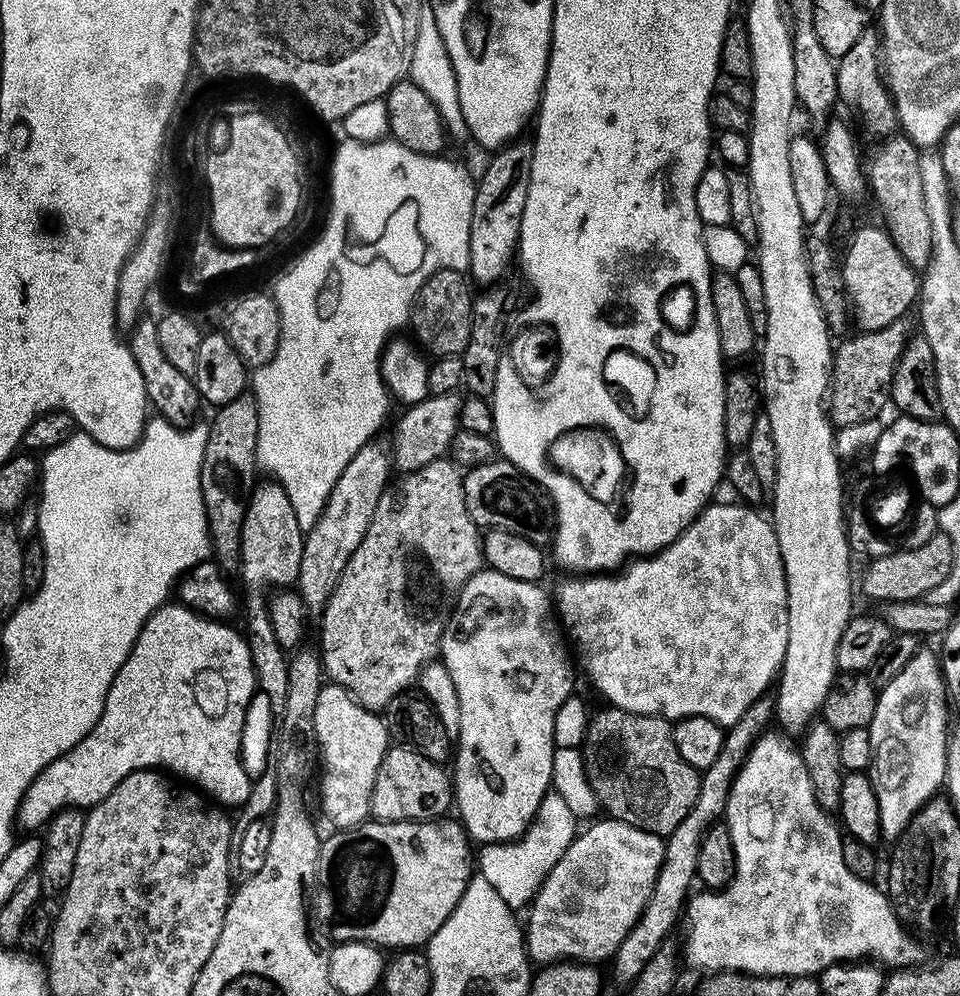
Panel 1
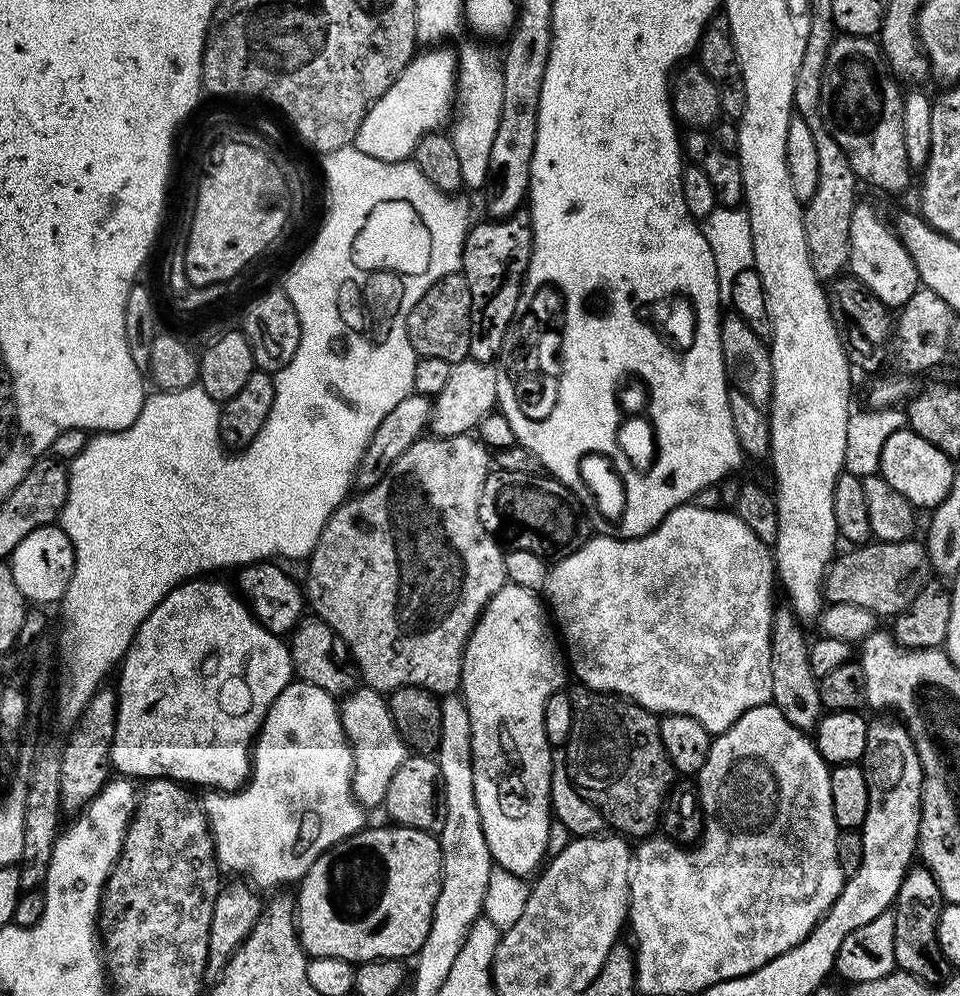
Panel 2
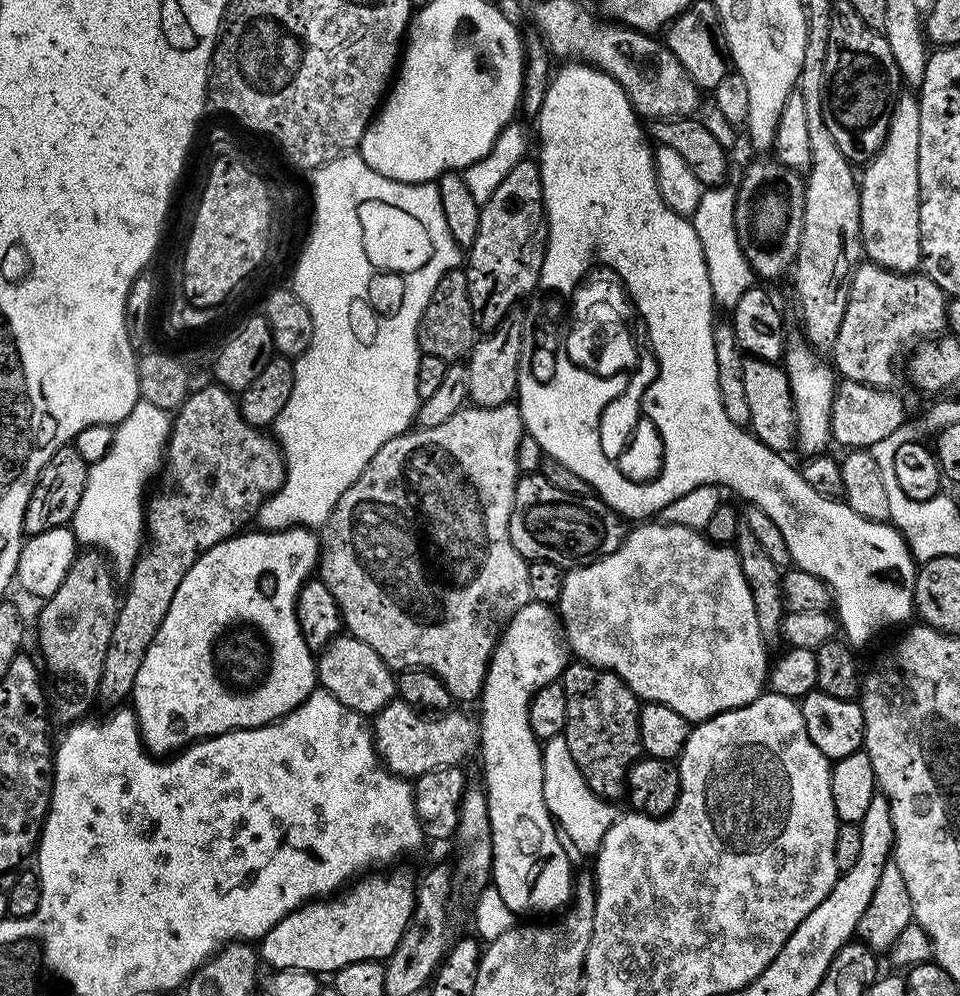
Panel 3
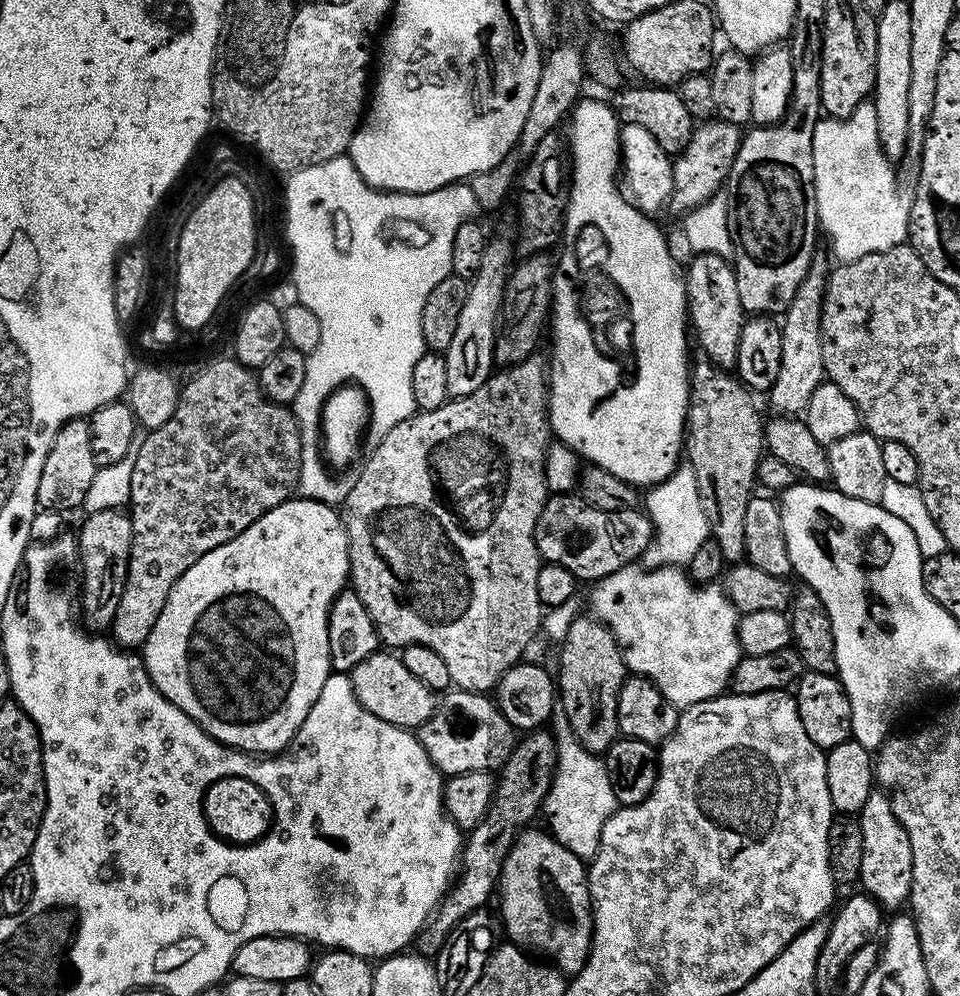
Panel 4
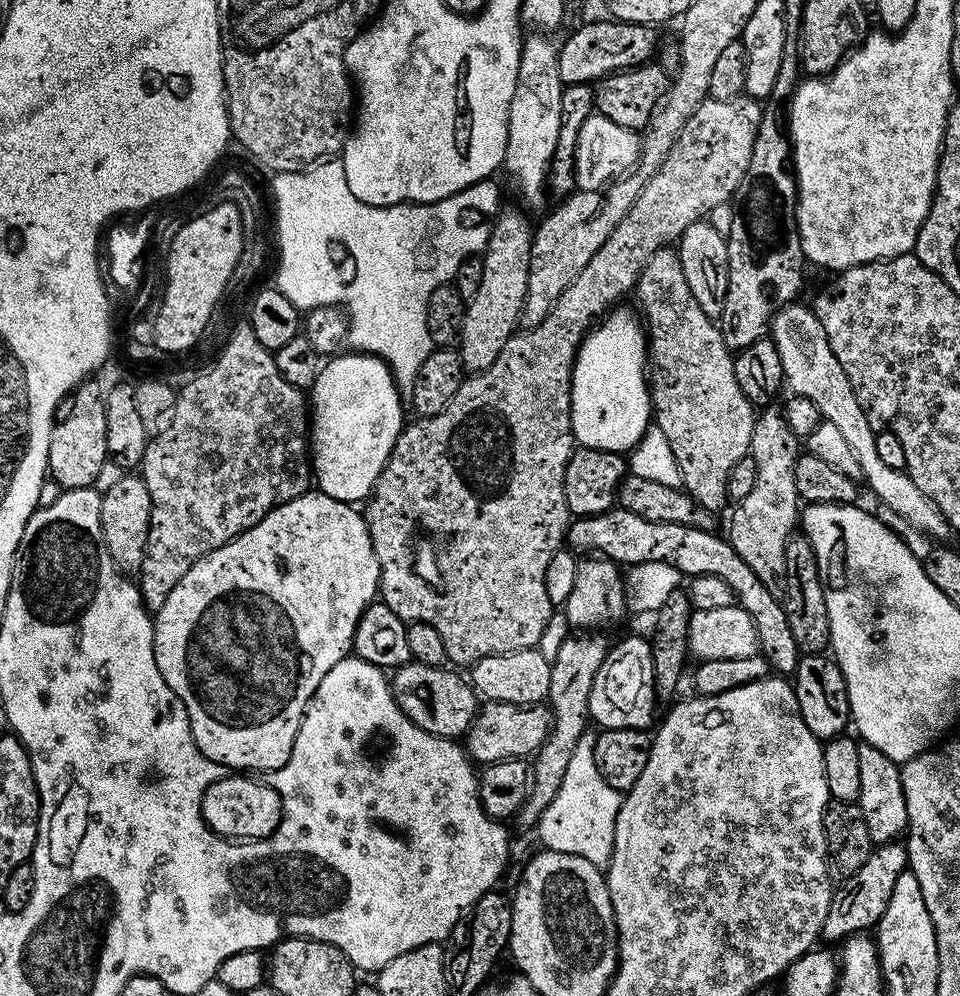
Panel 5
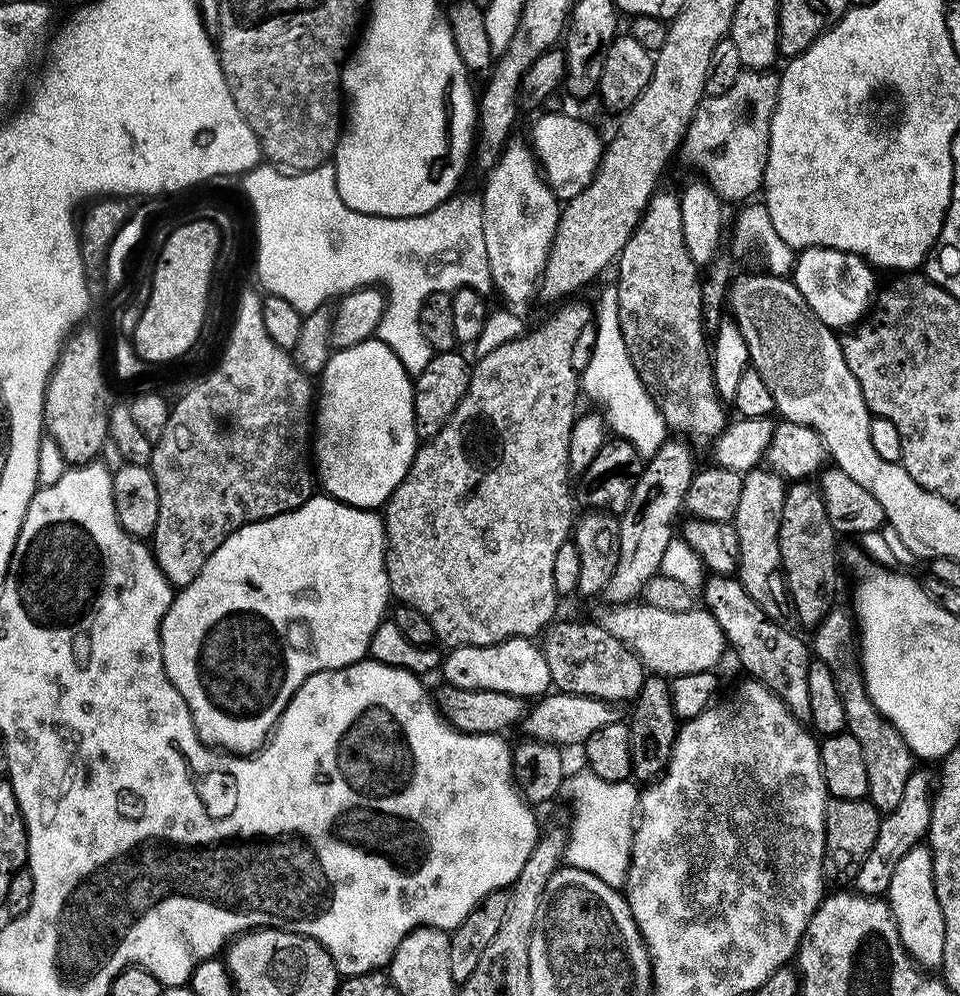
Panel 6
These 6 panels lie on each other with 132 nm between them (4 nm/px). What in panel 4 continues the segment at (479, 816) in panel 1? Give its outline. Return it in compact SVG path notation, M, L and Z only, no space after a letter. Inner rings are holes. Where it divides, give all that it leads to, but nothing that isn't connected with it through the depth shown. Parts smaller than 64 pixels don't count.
M536 826L529 827L520 833L506 858L498 885L498 900L499 896L498 912L502 917L502 928L506 936L508 932L509 941L528 950L537 948L538 951L545 952L549 956L547 959L561 973L575 974L582 970L588 952L592 948L593 906L585 861L579 860L574 853L566 850L566 846L558 843L547 831L539 832Z

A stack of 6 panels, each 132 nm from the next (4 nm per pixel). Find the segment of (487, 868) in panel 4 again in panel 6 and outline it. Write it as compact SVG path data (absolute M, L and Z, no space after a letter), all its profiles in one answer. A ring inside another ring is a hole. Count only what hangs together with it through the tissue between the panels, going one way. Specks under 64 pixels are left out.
M668 438L657 453L646 461L638 478L638 486L634 486L634 494L630 494L630 506L626 506L626 510L618 516L618 566L614 566L614 574L610 574L610 582L606 582L604 587L602 600L605 600L605 605L633 603L643 597L646 582L661 575L666 546L670 546L674 539L672 523L685 507L685 496L698 471L691 447L693 445L687 439Z

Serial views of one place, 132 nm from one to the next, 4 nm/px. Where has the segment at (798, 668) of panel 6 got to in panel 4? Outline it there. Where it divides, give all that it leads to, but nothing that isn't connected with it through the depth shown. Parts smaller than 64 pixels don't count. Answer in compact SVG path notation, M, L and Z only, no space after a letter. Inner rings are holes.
M552 494L549 495L548 501L542 506L542 514L538 518L536 523L536 549L540 552L541 561L547 562L549 564L557 564L558 566L566 566L566 570L570 570L576 575L577 581L584 582L595 582L606 578L610 574L614 574L618 570L627 568L628 565L637 563L641 559L641 556L647 547L651 545L653 538L653 528L651 518L648 517L644 510L637 510L636 508L627 508L621 512L603 512L598 510L594 506L590 506L584 500L581 500L579 495L576 494Z

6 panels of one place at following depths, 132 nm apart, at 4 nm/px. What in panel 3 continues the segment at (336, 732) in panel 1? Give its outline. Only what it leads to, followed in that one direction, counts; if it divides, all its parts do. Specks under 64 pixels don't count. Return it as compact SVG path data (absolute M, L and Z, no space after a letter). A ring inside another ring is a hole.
M394 699L382 711L375 713L370 720L372 743L376 745L376 755L379 756L381 765L392 775L401 778L415 778L426 774L435 768L447 768L459 765L463 756L468 756L478 748L478 724L464 712L449 710L435 718L429 718L416 709L411 708L402 699Z

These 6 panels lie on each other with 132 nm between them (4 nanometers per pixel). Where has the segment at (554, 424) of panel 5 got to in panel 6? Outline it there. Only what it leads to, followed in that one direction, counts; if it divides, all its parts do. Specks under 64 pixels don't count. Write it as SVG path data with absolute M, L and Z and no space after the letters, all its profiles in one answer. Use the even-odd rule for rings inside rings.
M745 70L740 73L738 82L726 90L726 94L705 96L696 108L684 136L682 156L700 171L697 173L721 200L748 202L755 197L752 196L755 192L757 195L763 189L770 126L779 89L780 77L775 71ZM572 302L561 303L557 307L561 308L541 328L536 328L533 332L532 329L525 331L523 336L498 346L492 353L479 357L471 365L472 377L462 402L458 402L458 410L450 414L446 426L442 426L438 434L434 434L417 447L416 456L412 459L406 478L402 478L392 497L383 505L388 587L391 595L395 599L397 596L400 604L409 604L414 610L422 610L430 626L434 626L437 641L441 645L448 644L449 649L462 646L490 646L515 636L536 638L553 623L552 615L555 614L558 603L554 590L554 558L562 547L562 542L566 542L574 532L574 515L572 516L574 488L573 485L572 488L568 485L570 438L572 427L578 419L576 399L581 399L582 396L581 372L591 358L596 336L593 309L589 305L587 308L584 304L568 303Z

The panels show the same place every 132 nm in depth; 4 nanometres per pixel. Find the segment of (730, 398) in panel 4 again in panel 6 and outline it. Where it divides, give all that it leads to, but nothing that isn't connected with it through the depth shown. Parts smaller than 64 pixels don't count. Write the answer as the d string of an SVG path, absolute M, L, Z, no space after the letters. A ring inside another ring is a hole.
M658 190L652 195L638 226L620 251L619 264L620 269L617 270L614 281L618 294L618 319L630 362L633 363L638 378L645 384L673 433L692 442L715 441L726 427L726 404L716 393L710 336L703 324L702 276L694 258L690 258L690 250L686 250L686 237L682 234L682 206L675 191L672 193Z

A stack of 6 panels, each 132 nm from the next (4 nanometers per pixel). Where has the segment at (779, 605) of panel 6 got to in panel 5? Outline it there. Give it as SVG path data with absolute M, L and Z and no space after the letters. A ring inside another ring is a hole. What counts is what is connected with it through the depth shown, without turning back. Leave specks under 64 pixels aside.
M768 406L756 417L750 455L756 460L756 481L750 494L735 501L732 521L728 524L726 539L738 550L738 558L758 574L767 588L776 590L784 583L786 574L786 542L794 535L802 501L798 486L794 486L794 466L802 454L801 437L787 424L783 411Z

